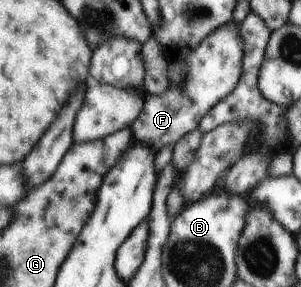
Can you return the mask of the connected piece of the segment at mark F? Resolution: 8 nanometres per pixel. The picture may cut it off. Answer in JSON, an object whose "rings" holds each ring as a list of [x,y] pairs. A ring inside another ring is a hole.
{"rings":[[[230,21],[216,29],[190,54],[190,68],[182,86],[168,84],[161,96],[144,93],[144,108],[131,126],[135,141],[138,144],[144,143],[144,146],[158,154],[162,148],[178,144],[188,133],[198,129],[211,108],[226,98],[239,84],[245,52],[246,45],[238,24]]]}

